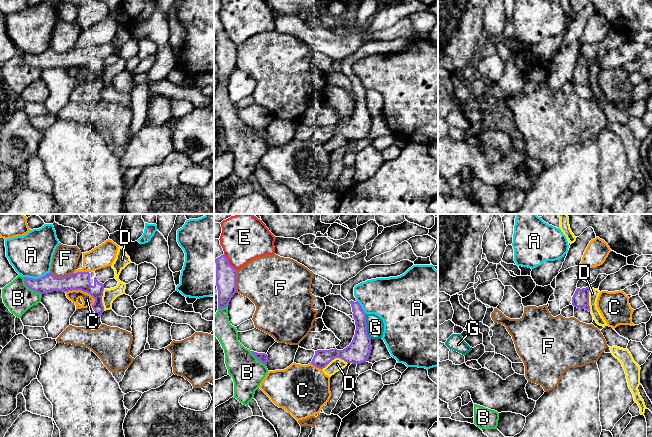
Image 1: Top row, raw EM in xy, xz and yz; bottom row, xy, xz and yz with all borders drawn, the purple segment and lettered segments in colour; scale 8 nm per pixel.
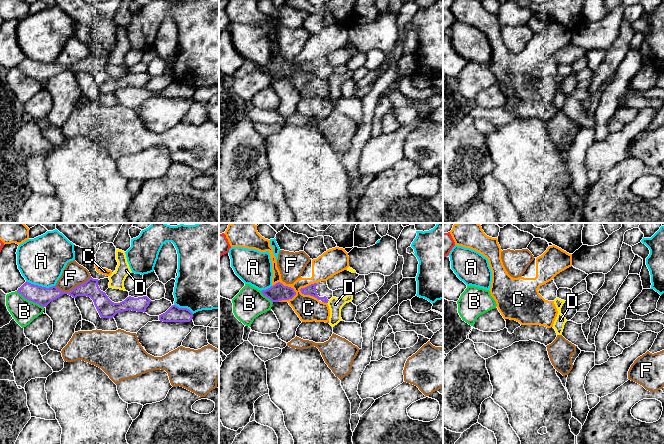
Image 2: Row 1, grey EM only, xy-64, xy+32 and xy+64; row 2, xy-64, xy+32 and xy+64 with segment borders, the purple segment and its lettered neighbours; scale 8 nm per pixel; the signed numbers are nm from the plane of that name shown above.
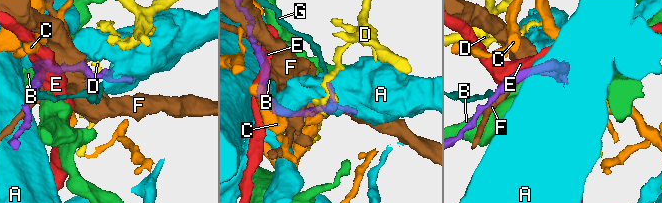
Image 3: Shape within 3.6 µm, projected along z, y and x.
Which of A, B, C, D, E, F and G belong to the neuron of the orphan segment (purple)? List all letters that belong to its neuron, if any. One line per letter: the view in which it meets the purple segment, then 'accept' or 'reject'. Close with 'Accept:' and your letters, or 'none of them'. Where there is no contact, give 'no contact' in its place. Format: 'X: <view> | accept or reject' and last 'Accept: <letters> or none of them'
A: xy | reject
B: xy | reject
C: xy | reject
D: xz | reject
E: xz | reject
F: xy | reject
G: xz | reject
Accept: none of them

